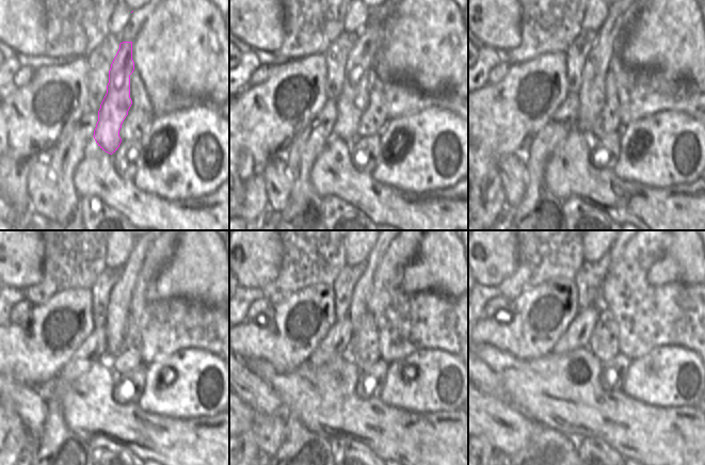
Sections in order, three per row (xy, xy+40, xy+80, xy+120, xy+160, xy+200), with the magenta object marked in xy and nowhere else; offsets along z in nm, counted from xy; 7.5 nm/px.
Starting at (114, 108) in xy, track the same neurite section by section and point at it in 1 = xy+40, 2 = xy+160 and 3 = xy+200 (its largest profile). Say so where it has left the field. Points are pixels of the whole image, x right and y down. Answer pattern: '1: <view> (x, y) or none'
1: xy+40 (353, 99)
2: xy+160 (357, 308)
3: xy+200 (615, 252)

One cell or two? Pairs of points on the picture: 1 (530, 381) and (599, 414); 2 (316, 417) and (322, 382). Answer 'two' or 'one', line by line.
1: one
2: one

